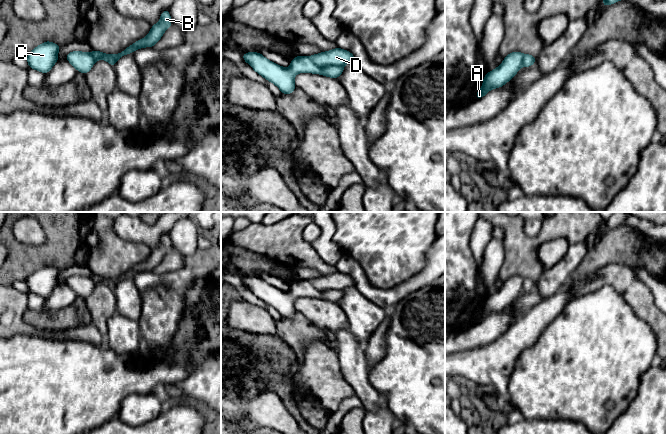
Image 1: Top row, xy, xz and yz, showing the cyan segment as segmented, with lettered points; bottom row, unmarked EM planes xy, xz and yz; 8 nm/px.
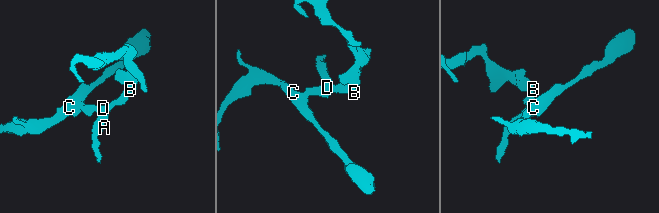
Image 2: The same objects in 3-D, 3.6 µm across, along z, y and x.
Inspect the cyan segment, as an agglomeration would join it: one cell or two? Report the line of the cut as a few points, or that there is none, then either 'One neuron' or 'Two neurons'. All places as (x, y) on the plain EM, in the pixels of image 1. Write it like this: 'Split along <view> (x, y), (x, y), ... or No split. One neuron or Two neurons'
Split along xz (309, 281), (321, 291), (342, 291). Two neurons

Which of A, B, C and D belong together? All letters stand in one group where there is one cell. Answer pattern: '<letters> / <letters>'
A B D / C

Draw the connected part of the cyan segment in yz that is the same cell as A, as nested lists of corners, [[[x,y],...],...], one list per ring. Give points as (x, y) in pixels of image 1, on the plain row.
[[[518,275],[511,276],[497,292],[486,297],[483,309],[476,317],[476,324],[481,323],[490,314],[500,312],[509,306],[522,291],[523,279]]]

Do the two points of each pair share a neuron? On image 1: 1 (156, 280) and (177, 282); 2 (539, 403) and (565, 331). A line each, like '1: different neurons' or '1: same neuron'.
1: same neuron
2: same neuron

